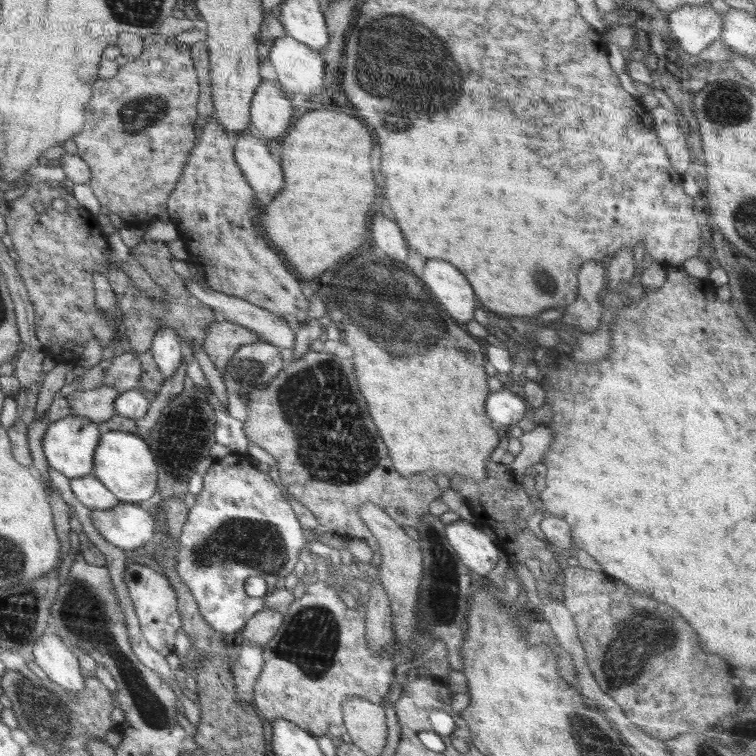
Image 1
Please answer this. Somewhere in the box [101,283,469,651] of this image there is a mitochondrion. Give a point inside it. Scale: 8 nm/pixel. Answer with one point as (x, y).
(334, 444)

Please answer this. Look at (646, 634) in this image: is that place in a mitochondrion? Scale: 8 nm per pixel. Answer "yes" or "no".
yes

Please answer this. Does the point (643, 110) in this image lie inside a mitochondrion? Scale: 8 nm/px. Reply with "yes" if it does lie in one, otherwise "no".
no

